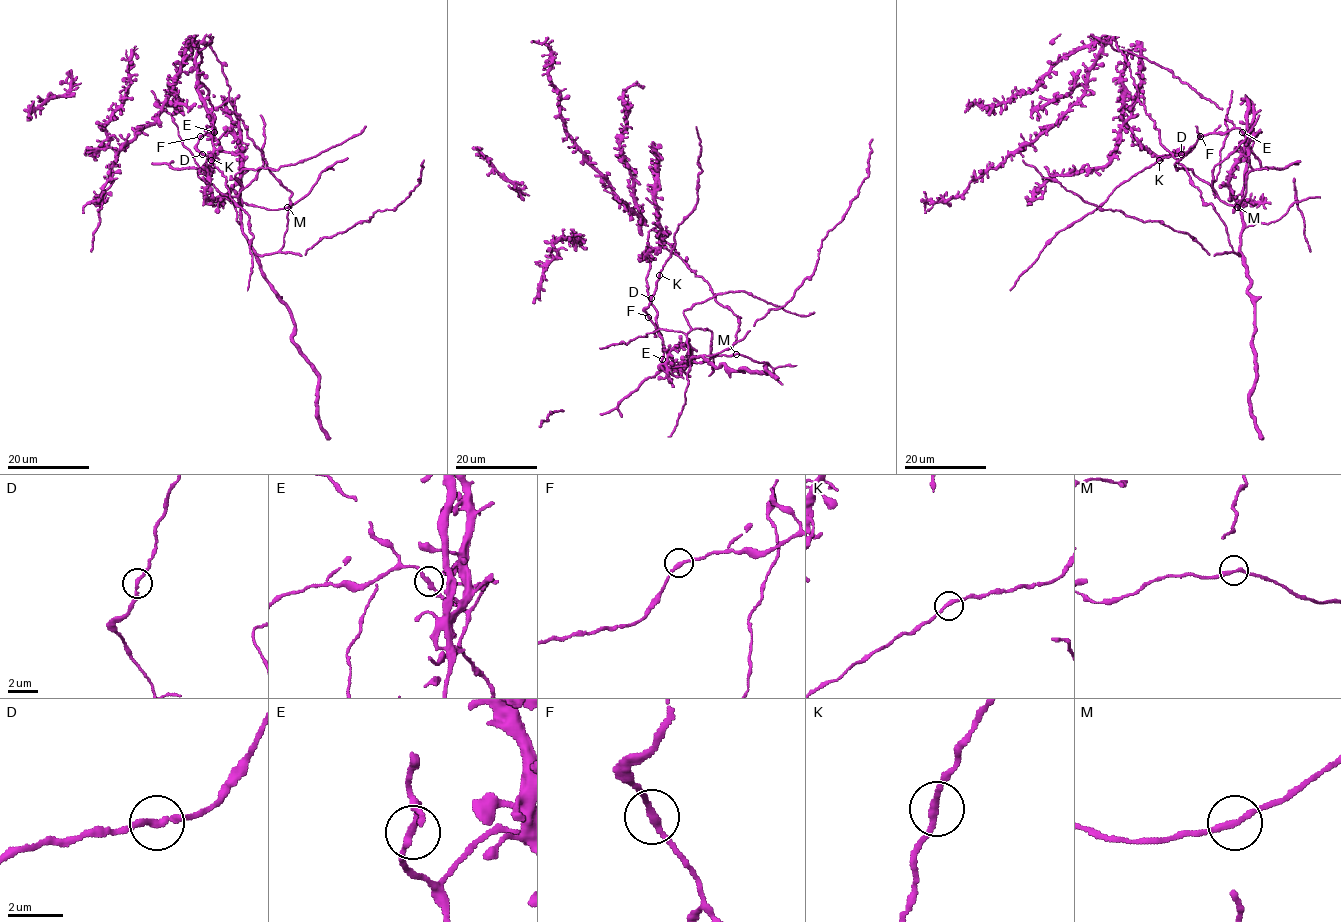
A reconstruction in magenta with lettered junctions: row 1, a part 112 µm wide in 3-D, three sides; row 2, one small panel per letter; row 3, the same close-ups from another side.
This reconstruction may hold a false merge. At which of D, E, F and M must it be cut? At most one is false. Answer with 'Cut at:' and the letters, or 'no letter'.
Cut at: no letter

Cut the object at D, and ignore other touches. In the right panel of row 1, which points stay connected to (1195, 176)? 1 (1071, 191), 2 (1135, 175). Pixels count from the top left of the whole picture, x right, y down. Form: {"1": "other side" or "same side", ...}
{"1": "same side", "2": "other side"}

